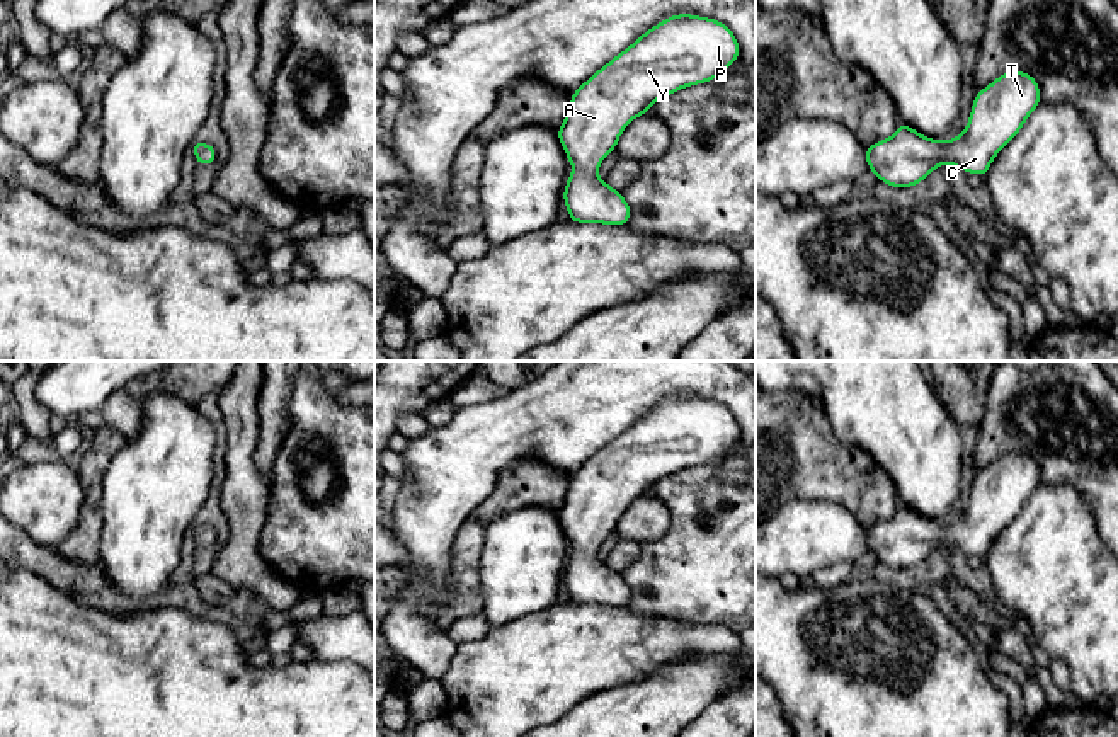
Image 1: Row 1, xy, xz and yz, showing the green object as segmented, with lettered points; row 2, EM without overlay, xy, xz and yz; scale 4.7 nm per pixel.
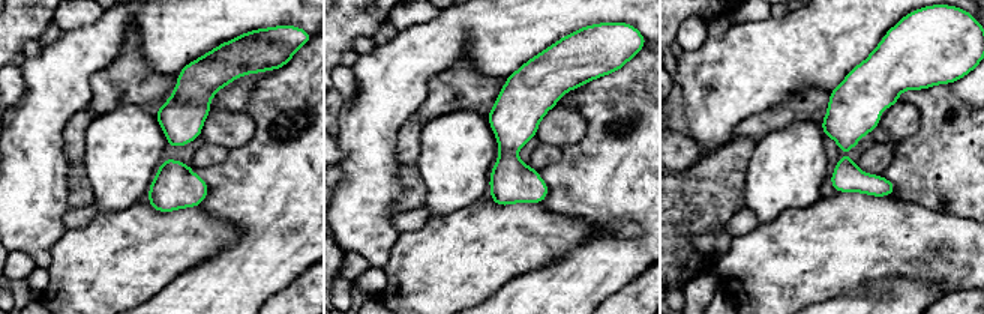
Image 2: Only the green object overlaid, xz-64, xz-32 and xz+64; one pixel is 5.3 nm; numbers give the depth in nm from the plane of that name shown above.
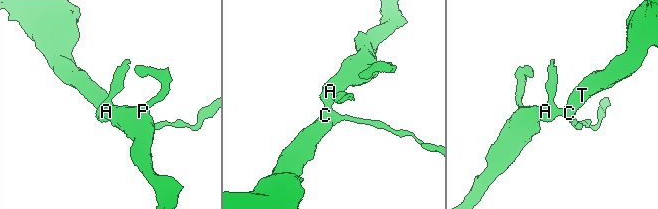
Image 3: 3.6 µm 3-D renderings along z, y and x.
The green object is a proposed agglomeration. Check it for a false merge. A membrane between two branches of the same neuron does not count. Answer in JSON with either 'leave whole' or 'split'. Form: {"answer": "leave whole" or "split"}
{"answer": "leave whole"}

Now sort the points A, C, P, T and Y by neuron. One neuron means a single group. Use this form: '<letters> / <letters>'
A C P T Y

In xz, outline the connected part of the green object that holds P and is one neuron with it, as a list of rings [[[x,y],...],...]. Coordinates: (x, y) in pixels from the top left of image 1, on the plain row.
[[[677,395],[643,414],[572,473],[563,506],[556,511],[558,523],[573,548],[563,570],[570,603],[628,606],[631,589],[619,572],[597,558],[599,546],[616,531],[630,502],[647,495],[662,478],[715,461],[739,439],[739,422],[727,405],[710,398]]]

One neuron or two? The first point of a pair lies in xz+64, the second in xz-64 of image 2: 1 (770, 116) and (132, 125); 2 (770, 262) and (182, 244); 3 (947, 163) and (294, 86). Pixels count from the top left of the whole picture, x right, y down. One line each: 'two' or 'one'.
1: two
2: one
3: one

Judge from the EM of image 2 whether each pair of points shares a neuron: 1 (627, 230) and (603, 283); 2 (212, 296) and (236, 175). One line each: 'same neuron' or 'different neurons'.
1: different neurons
2: same neuron

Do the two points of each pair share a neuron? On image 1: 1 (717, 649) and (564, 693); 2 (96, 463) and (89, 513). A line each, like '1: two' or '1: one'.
1: one
2: one

